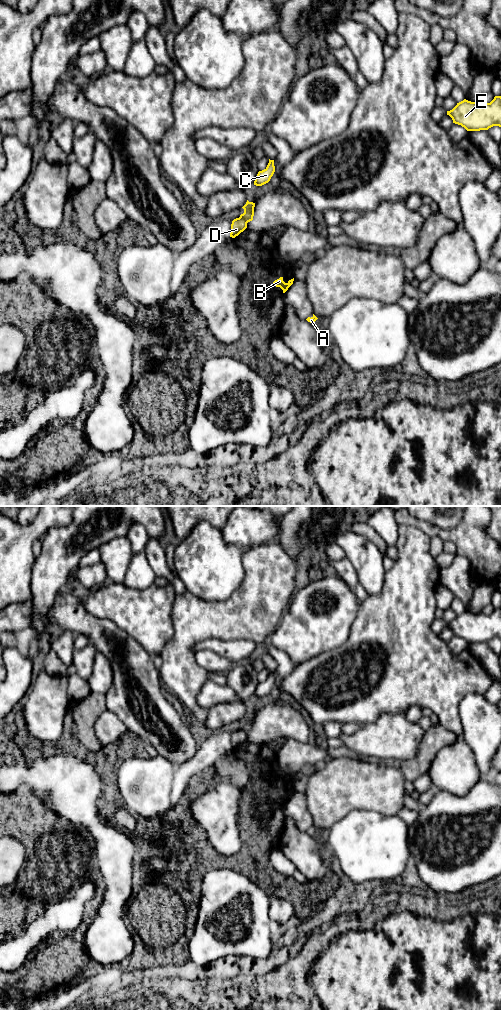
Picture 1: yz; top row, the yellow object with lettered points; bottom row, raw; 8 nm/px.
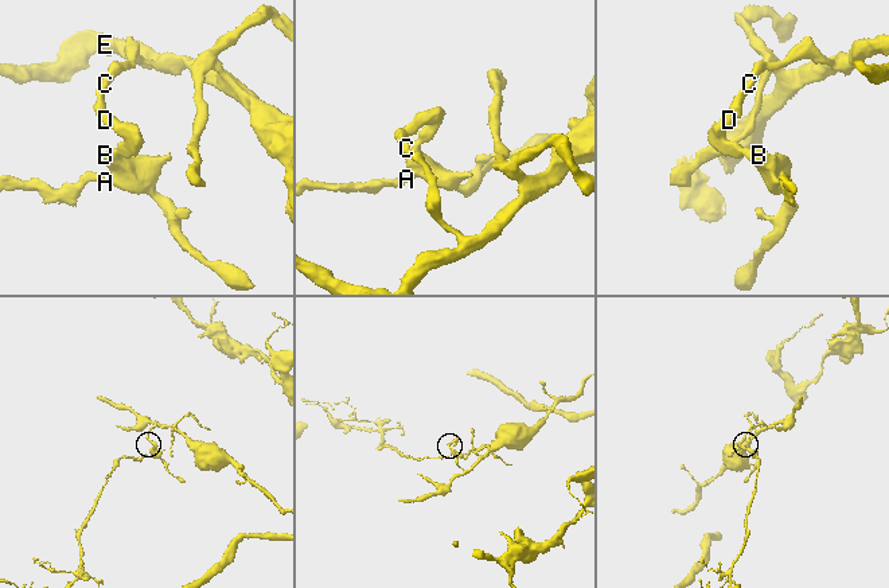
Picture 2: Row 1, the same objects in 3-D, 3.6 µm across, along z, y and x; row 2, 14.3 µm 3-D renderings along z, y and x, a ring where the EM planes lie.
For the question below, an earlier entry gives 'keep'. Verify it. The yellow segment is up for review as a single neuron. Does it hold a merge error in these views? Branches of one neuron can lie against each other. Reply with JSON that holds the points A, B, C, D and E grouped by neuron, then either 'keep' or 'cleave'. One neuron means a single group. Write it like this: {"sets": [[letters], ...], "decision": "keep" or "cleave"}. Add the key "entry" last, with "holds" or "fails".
{"sets": [["A", "B", "D"], ["C", "E"]], "decision": "cleave", "entry": "fails"}

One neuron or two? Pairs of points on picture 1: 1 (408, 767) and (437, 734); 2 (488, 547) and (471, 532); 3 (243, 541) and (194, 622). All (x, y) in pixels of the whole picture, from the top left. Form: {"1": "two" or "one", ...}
{"1": "one", "2": "one", "3": "two"}

